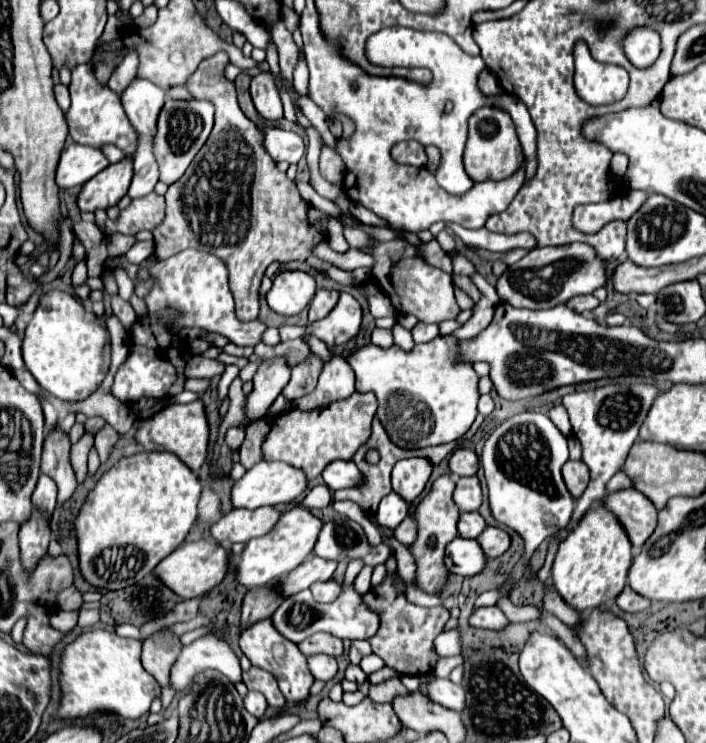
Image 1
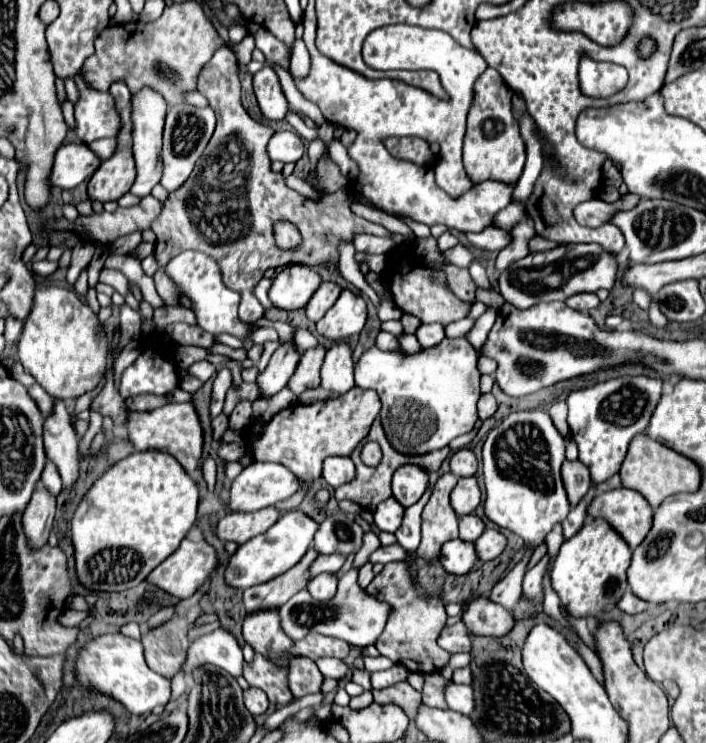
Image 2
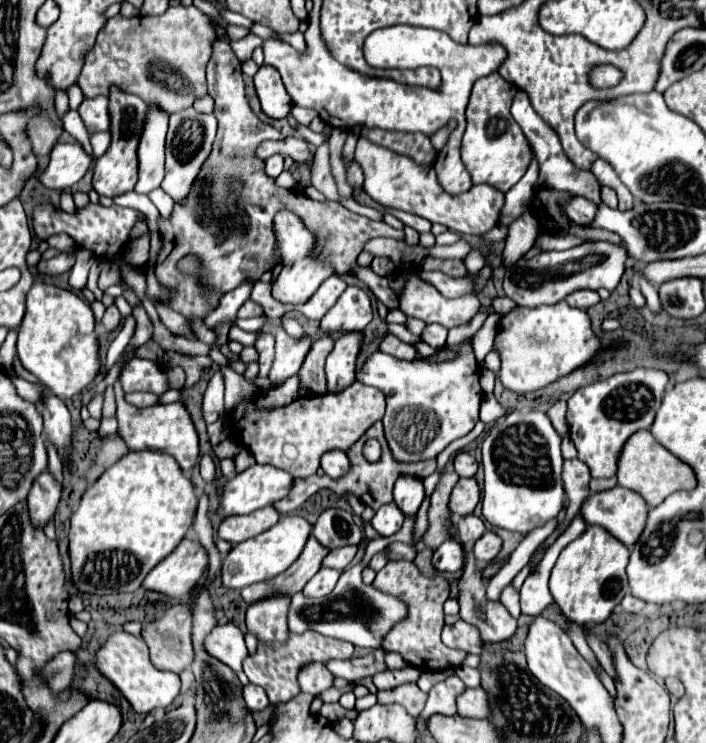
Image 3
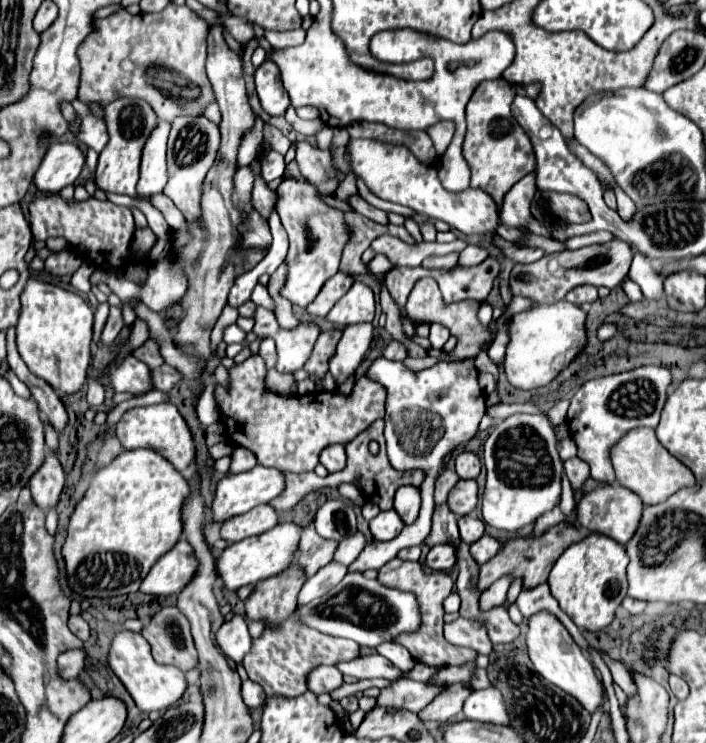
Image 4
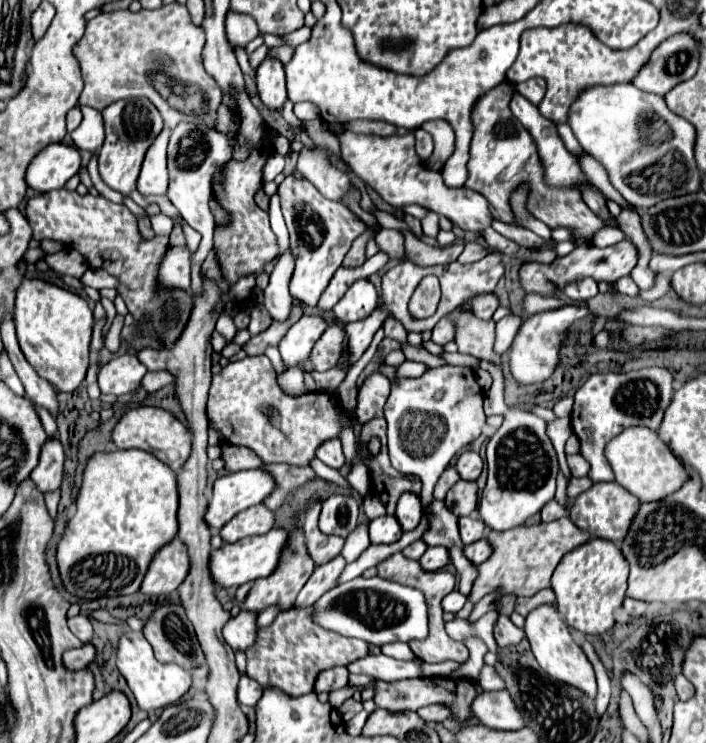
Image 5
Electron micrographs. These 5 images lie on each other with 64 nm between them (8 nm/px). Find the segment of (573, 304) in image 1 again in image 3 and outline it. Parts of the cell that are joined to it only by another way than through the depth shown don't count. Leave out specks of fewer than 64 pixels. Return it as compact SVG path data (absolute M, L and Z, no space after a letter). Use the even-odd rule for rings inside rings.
M584 290L584 292L572 292L572 296L568 296L566 302L570 306L574 306L574 308L588 310L588 308L592 308L592 306L596 306L600 302L600 296L596 292L588 292L588 290Z

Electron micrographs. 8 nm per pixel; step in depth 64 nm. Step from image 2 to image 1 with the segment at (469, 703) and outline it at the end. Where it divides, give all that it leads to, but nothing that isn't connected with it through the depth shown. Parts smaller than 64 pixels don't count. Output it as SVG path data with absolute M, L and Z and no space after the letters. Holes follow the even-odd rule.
M432 672L426 674L426 688L428 688L428 698L432 702L438 702L446 708L460 710L464 708L464 688L458 684L452 684L446 678L438 678Z

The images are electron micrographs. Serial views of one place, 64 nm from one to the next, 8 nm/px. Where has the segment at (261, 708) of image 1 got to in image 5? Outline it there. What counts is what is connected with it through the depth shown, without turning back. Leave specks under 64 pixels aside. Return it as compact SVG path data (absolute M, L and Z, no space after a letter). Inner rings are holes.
M248 676L240 678L240 684L238 684L238 700L240 700L240 704L256 706L256 702L260 700L260 694L262 694L262 688L260 688L260 684L256 684L256 680L252 680Z

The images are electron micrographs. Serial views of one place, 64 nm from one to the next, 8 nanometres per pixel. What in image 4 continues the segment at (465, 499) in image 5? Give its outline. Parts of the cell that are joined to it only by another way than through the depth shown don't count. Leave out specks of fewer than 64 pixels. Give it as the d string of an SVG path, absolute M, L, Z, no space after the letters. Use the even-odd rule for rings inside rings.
M460 480L450 496L448 496L448 508L456 514L456 516L466 516L470 514L478 504L478 486L476 480Z

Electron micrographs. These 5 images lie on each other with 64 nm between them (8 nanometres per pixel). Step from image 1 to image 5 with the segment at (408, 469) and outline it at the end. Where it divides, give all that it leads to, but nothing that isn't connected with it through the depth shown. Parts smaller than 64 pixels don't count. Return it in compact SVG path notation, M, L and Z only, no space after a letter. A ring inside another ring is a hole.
M404 492L398 498L398 506L396 506L396 518L402 524L402 530L416 528L416 522L420 522L420 516L422 516L420 498L416 498L416 494L412 492Z

